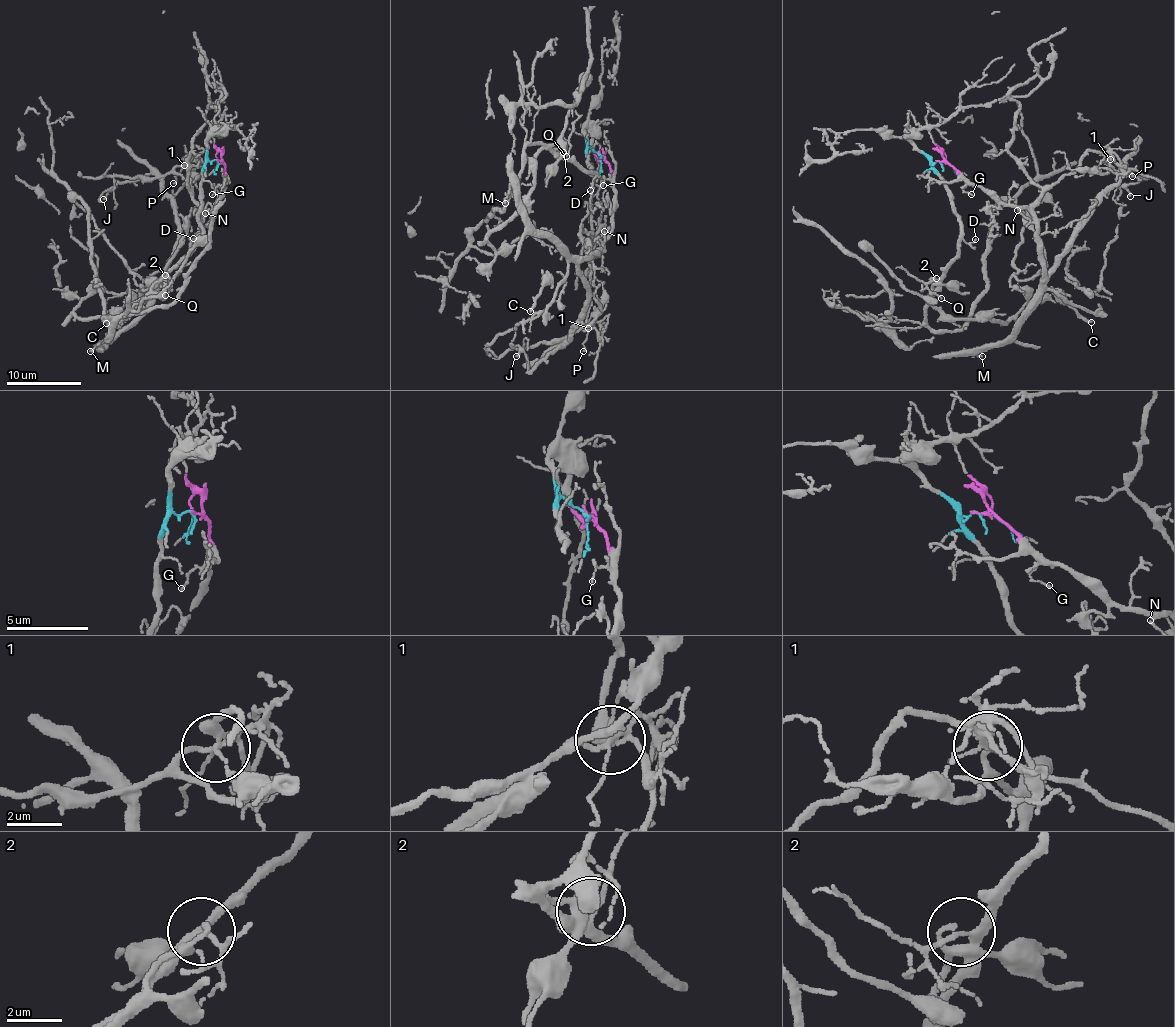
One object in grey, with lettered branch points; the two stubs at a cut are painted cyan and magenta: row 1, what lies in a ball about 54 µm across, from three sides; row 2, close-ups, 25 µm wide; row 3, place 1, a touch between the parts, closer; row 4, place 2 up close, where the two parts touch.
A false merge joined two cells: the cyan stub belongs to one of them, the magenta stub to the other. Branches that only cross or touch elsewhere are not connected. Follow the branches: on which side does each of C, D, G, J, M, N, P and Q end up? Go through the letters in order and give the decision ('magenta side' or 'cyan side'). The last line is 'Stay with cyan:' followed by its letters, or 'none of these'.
C: magenta side
D: cyan side
G: magenta side
J: magenta side
M: magenta side
N: magenta side
P: magenta side
Q: cyan side
Stay with cyan: D, Q

